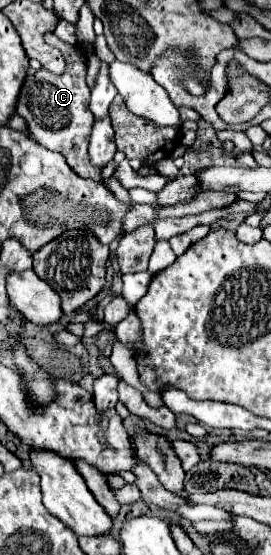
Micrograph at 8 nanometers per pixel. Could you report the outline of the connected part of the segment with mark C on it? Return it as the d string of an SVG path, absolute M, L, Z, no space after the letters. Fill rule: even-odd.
M46 33L44 39L62 51L62 55L66 59L66 69L62 75L54 75L46 69L36 71L34 79L32 79L32 87L36 89L38 95L34 95L30 91L30 87L24 85L24 89L20 93L20 101L16 103L16 113L20 117L24 117L26 127L28 127L28 135L36 143L40 143L42 147L62 153L76 175L80 175L84 179L102 181L100 179L102 169L92 167L92 163L88 161L88 139L90 139L90 131L92 131L94 121L92 121L92 113L88 109L90 89L84 81L86 79L86 57L82 55L78 45L64 43L54 33ZM24 99L28 99L28 101L24 103Z

